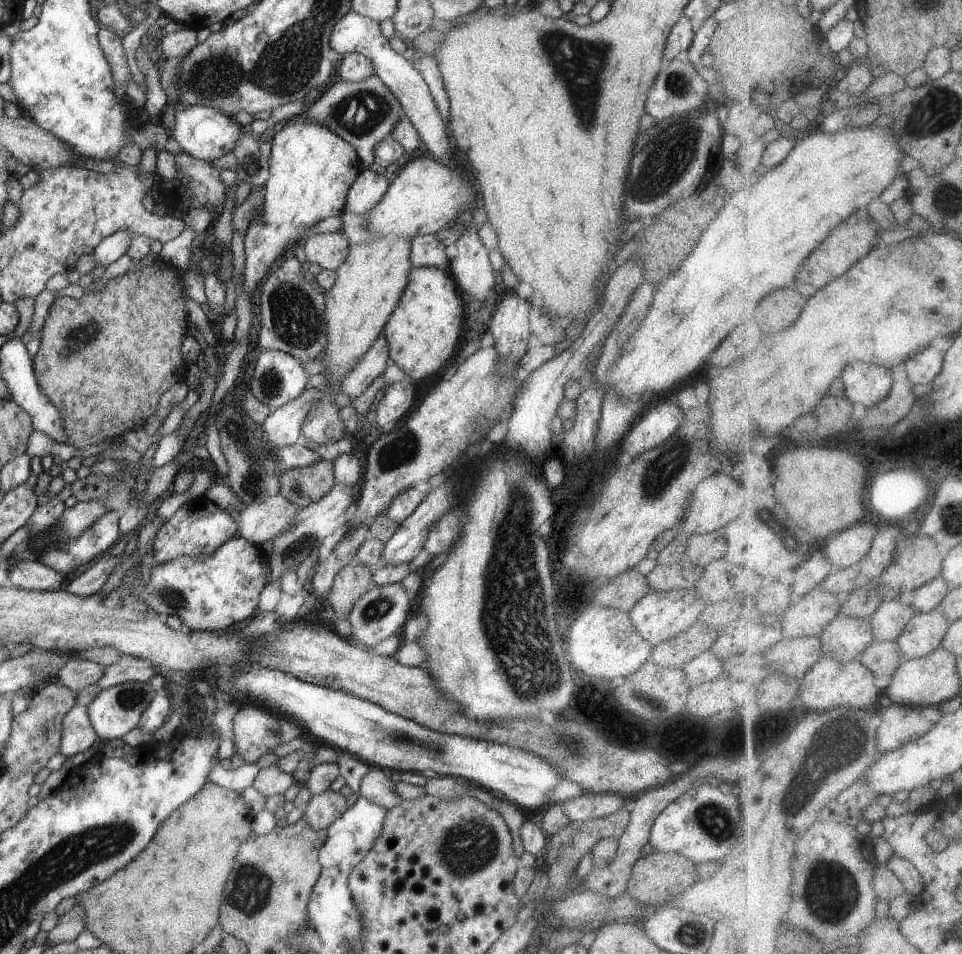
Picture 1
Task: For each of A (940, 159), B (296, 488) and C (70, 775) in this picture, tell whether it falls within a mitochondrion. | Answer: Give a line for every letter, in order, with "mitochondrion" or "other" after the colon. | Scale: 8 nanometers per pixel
A: other
B: mitochondrion
C: other

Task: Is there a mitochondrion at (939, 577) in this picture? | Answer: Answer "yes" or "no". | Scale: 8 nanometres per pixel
no

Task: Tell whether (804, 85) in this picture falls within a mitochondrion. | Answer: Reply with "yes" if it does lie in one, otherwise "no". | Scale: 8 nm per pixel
no

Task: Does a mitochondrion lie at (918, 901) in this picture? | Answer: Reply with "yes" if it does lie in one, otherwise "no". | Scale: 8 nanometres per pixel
no

